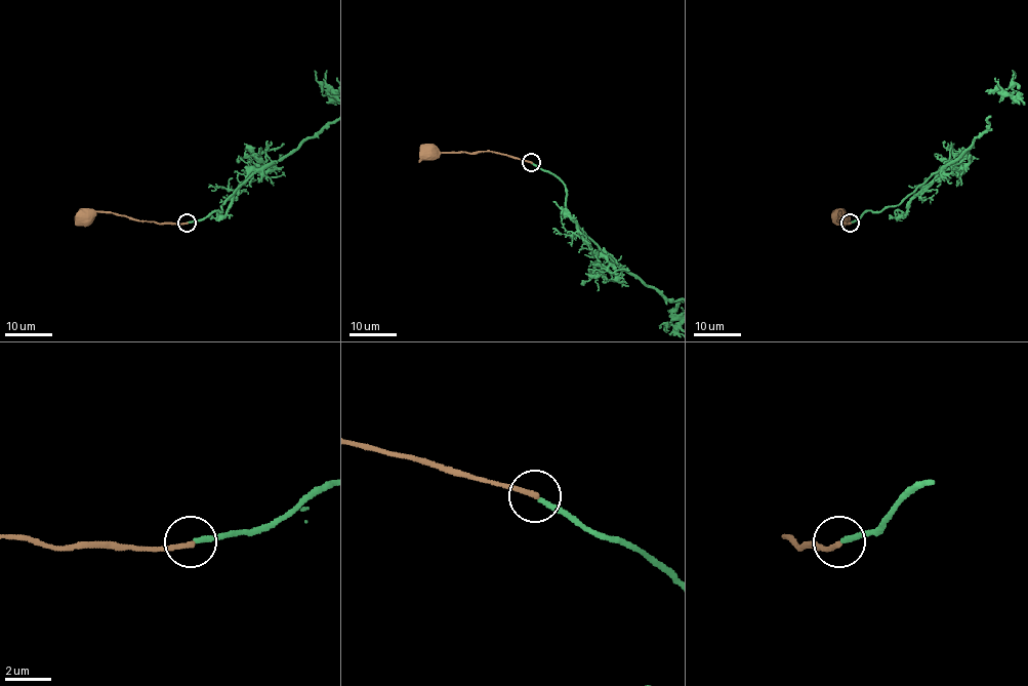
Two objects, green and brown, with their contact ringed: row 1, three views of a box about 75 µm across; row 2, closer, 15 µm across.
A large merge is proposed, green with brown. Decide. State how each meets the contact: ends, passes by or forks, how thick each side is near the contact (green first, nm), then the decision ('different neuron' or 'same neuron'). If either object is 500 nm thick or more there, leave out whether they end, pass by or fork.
green ends there; brown ends there; 220 nm thick on the green side, 240 nm on the other; different neuron

